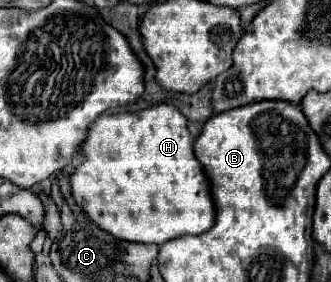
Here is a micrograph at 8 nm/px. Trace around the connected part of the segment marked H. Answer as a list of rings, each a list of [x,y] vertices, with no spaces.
[[[158,104],[158,106],[152,106],[152,108],[140,110],[140,112],[102,114],[98,120],[94,120],[90,124],[88,138],[82,146],[82,156],[84,156],[84,162],[80,162],[70,176],[70,190],[72,190],[72,196],[74,196],[76,204],[104,232],[108,232],[112,236],[118,236],[120,240],[130,240],[130,242],[140,242],[140,244],[162,244],[166,240],[174,240],[174,238],[180,238],[180,236],[186,236],[186,234],[202,234],[202,232],[210,230],[210,226],[214,224],[214,204],[212,204],[214,200],[210,198],[210,186],[208,186],[206,174],[202,170],[202,164],[194,156],[194,136],[188,130],[188,120],[172,104]]]

